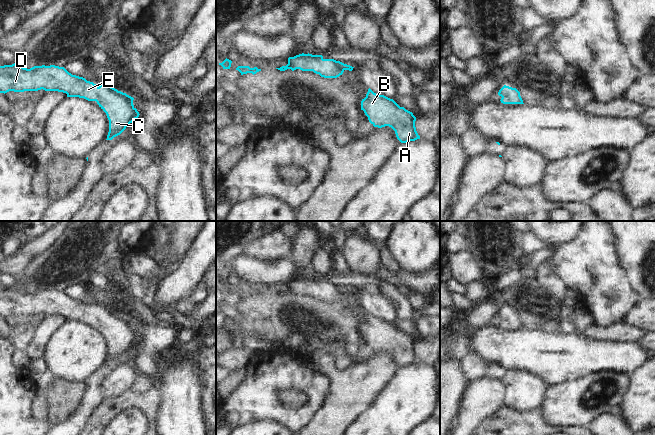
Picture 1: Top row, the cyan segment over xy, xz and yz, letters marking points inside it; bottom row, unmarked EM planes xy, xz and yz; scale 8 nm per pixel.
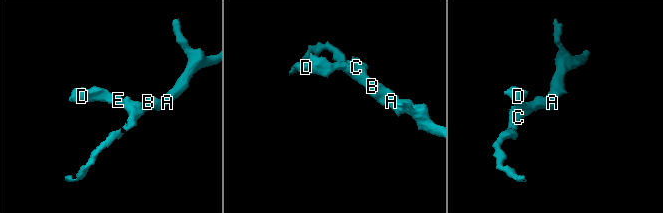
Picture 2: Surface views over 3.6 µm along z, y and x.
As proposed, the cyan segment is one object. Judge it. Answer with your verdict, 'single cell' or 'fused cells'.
single cell

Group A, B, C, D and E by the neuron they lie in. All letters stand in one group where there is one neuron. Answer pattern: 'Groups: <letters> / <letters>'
Groups: A B C D E

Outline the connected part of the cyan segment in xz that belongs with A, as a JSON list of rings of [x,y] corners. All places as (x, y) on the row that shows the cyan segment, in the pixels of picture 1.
[[[369,88],[361,101],[361,110],[374,127],[391,127],[401,143],[420,139],[415,127],[416,117],[393,99],[378,95]]]

